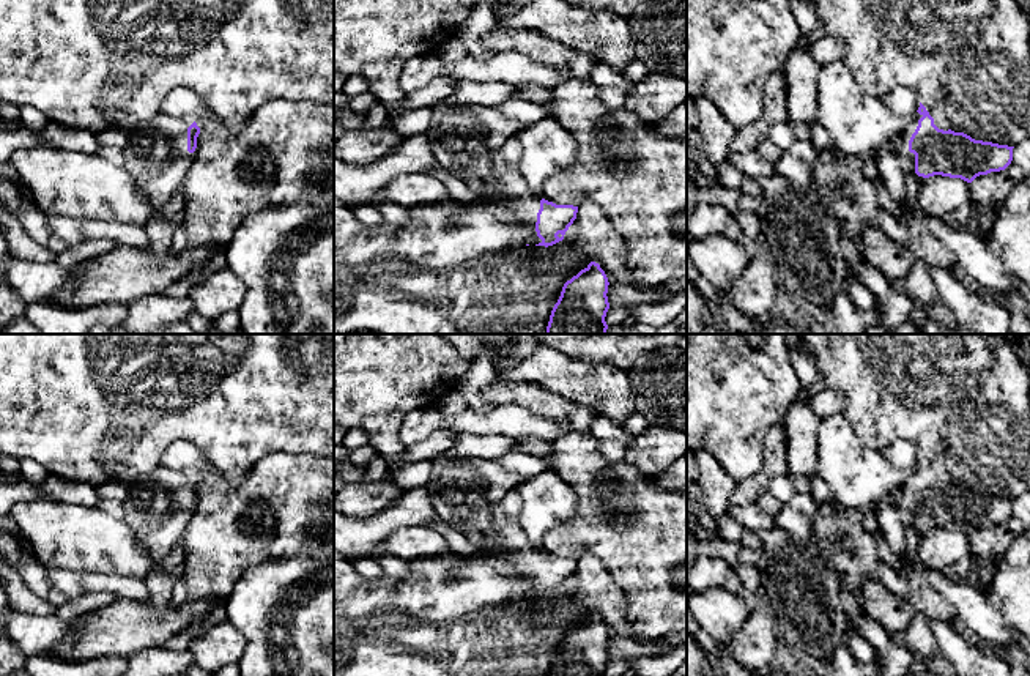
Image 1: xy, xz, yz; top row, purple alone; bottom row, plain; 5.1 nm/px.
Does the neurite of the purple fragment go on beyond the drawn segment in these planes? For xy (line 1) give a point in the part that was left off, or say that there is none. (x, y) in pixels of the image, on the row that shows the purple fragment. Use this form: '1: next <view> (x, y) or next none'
1: next none

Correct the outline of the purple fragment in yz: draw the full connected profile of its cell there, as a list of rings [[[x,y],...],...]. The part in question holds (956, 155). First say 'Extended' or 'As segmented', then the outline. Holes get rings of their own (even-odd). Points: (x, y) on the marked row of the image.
As segmented. [[[921,102],[917,112],[921,118],[909,140],[909,151],[915,154],[918,176],[942,175],[972,183],[980,175],[1005,170],[1011,164],[1014,147],[939,129]]]

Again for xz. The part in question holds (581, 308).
As segmented. [[[591,262],[564,284],[551,310],[546,334],[606,334],[608,285],[605,271]]]

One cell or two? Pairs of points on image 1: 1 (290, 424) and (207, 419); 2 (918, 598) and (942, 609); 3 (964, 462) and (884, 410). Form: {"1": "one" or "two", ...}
{"1": "one", "2": "one", "3": "one"}

